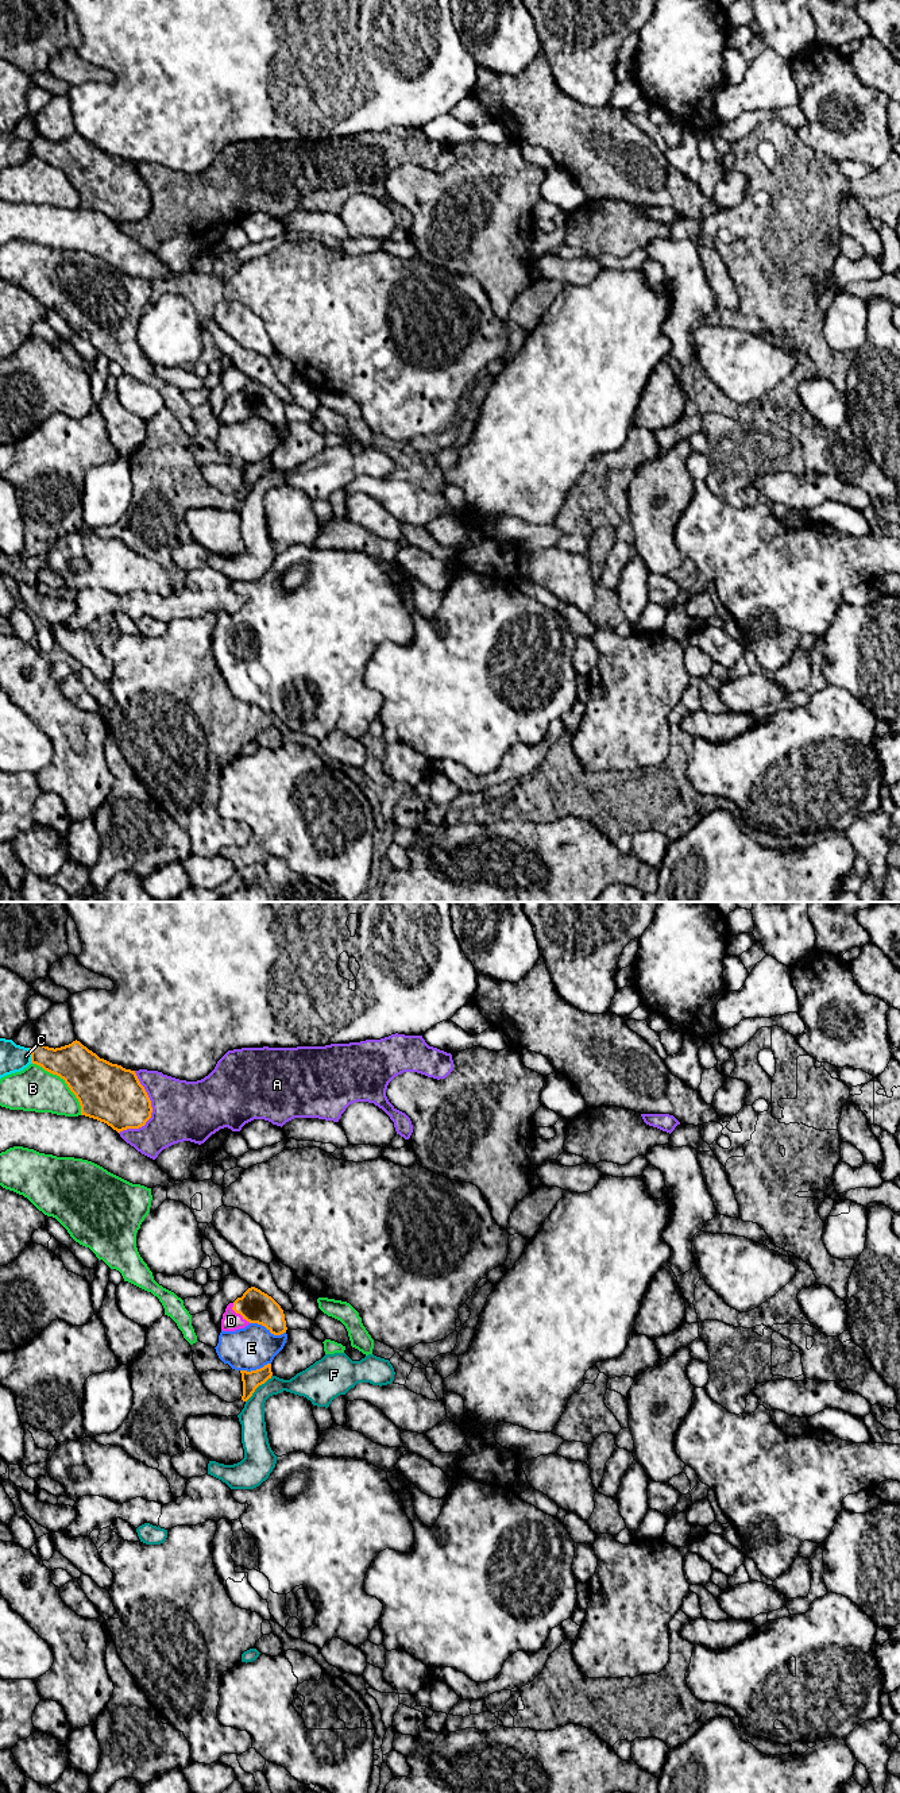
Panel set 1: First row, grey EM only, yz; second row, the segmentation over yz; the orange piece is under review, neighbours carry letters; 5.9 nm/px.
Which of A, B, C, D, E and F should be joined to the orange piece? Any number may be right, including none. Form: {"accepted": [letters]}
{"accepted": ["D"]}

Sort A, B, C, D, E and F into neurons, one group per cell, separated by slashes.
A / B / C / D / E / F

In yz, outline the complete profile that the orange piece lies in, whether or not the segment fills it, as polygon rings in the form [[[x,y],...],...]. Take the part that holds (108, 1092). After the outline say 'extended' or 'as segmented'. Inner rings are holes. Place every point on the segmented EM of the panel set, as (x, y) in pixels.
[[[80,1041],[55,1049],[38,1042],[30,1053],[32,1064],[65,1080],[80,1102],[81,1115],[104,1122],[117,1133],[139,1129],[151,1118],[151,1100],[135,1071],[100,1059]]] | as segmented

